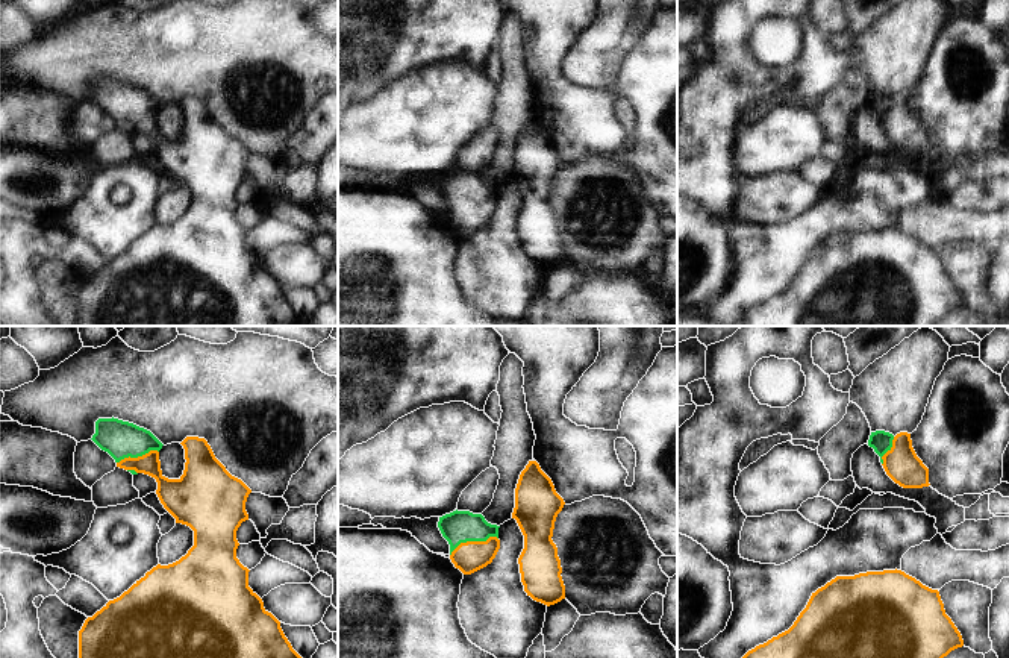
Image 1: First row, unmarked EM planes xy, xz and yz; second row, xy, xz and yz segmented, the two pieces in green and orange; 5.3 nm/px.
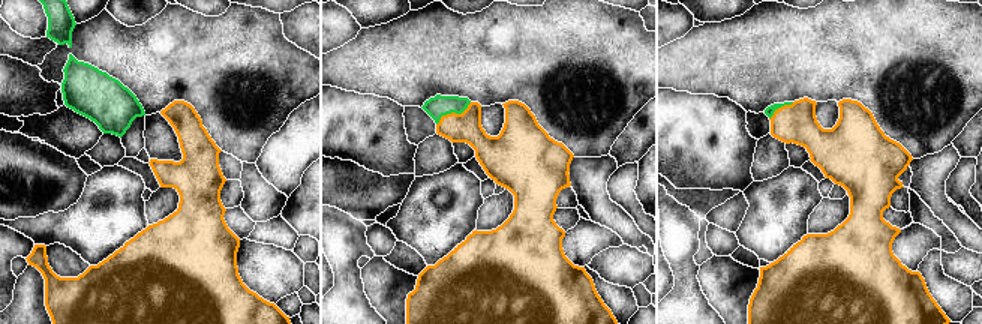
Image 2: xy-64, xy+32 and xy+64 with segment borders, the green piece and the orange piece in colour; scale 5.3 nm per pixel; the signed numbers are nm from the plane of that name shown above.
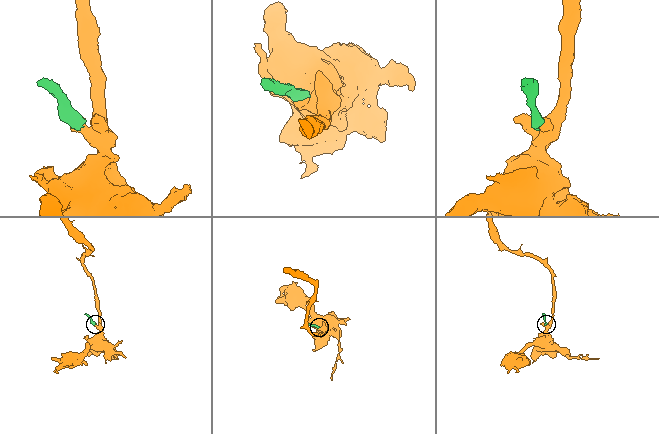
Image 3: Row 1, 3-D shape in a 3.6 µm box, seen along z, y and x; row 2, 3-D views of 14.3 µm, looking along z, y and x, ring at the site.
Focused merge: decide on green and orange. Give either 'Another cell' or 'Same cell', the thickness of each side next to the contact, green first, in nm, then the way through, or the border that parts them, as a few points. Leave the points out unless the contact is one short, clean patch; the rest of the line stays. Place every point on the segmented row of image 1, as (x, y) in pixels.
Same cell. Thickness 180 nm (green) against 160 nm. Path across: xz (459, 526), (473, 540), (470, 557)

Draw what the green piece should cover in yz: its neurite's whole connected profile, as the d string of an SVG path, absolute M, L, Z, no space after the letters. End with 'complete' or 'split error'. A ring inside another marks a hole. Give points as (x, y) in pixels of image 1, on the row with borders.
M885 431L871 432L868 446L880 456L886 475L903 488L929 487L929 468L917 456L911 434L895 437Z; split error

